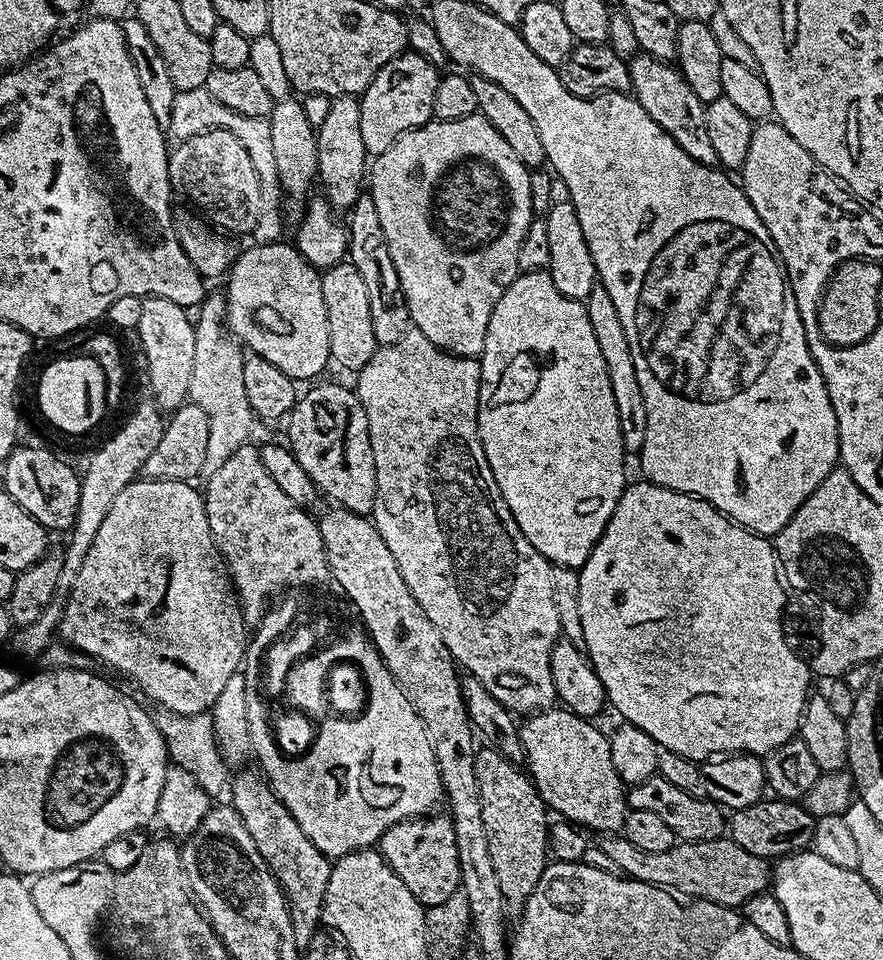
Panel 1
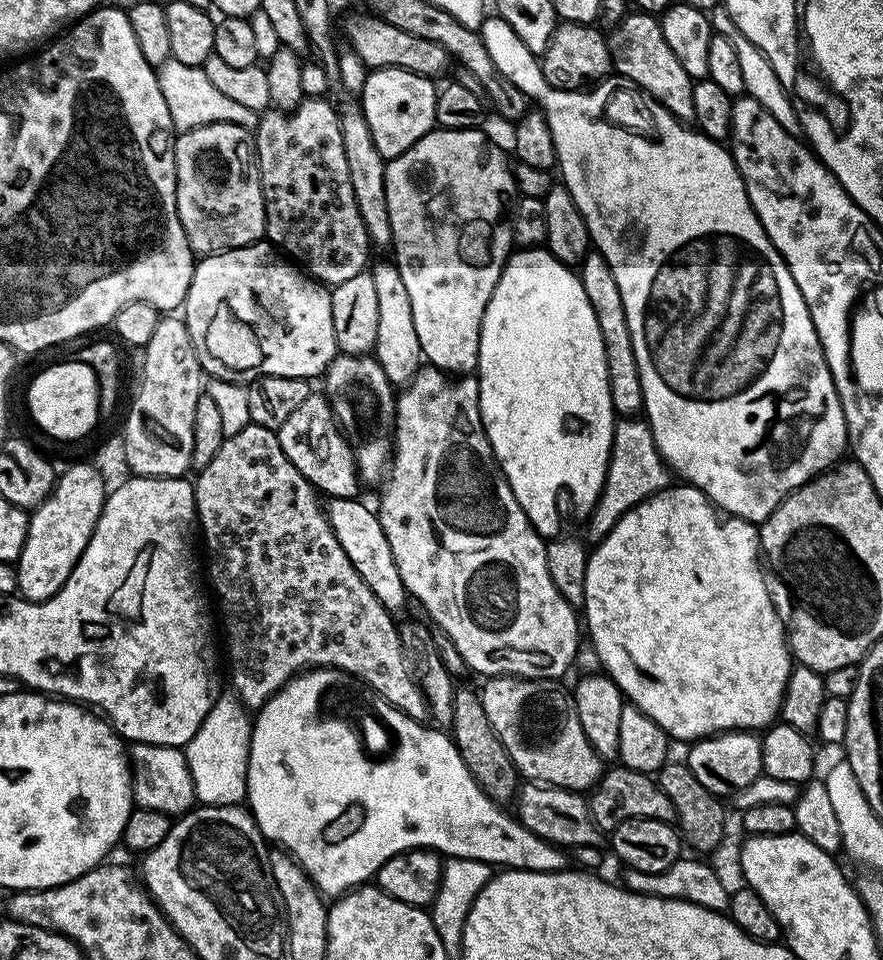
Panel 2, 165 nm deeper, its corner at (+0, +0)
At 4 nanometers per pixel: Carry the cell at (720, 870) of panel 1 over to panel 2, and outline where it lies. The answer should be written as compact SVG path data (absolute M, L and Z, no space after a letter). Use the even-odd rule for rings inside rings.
M524 782L519 785L514 797L514 815L526 830L538 834L538 838L547 840L564 850L580 846L594 847L601 843L602 833L596 827L594 818L588 809L588 801L581 793L571 792L562 786Z

